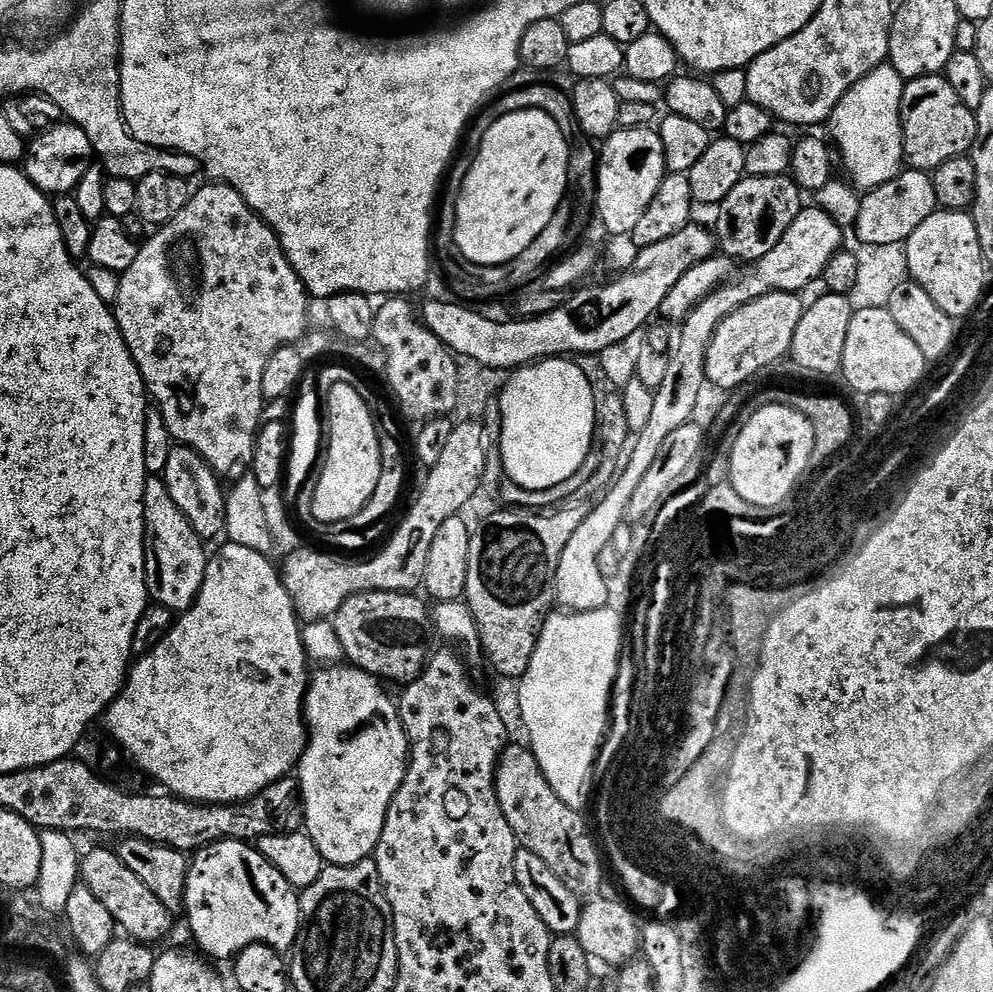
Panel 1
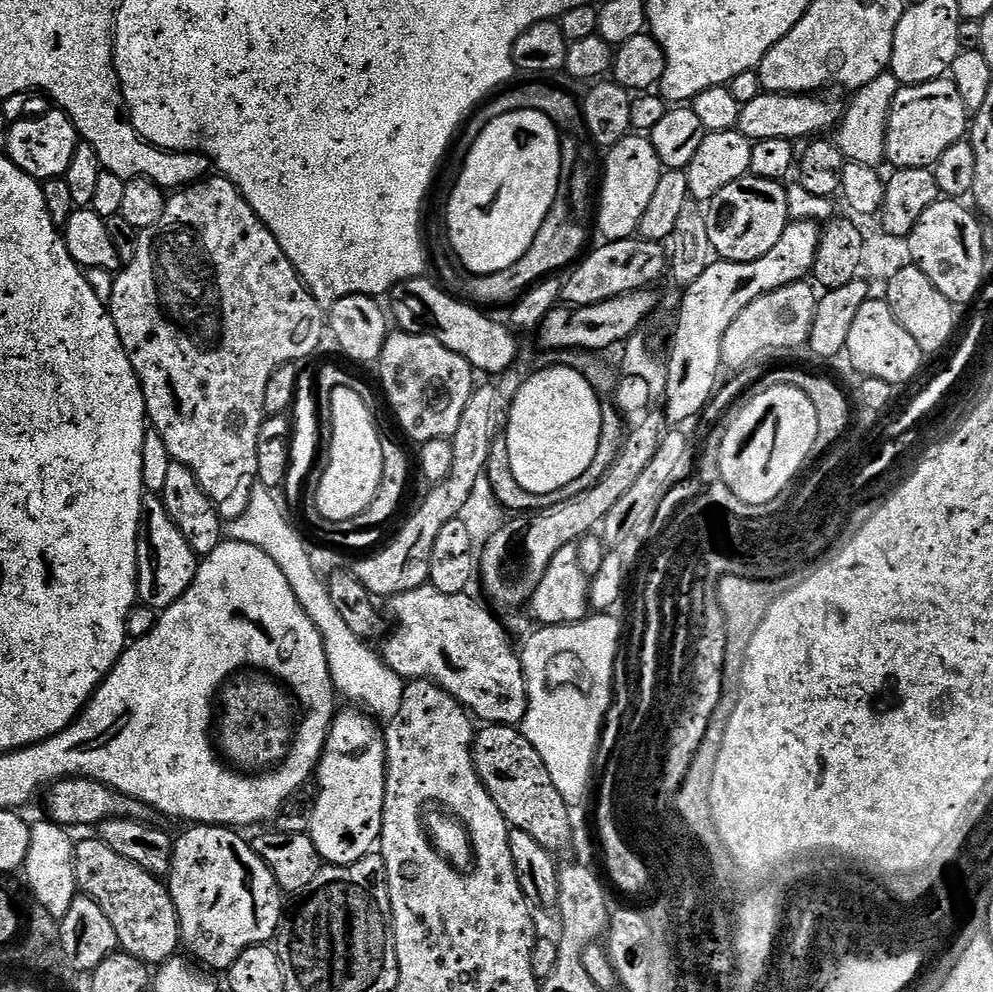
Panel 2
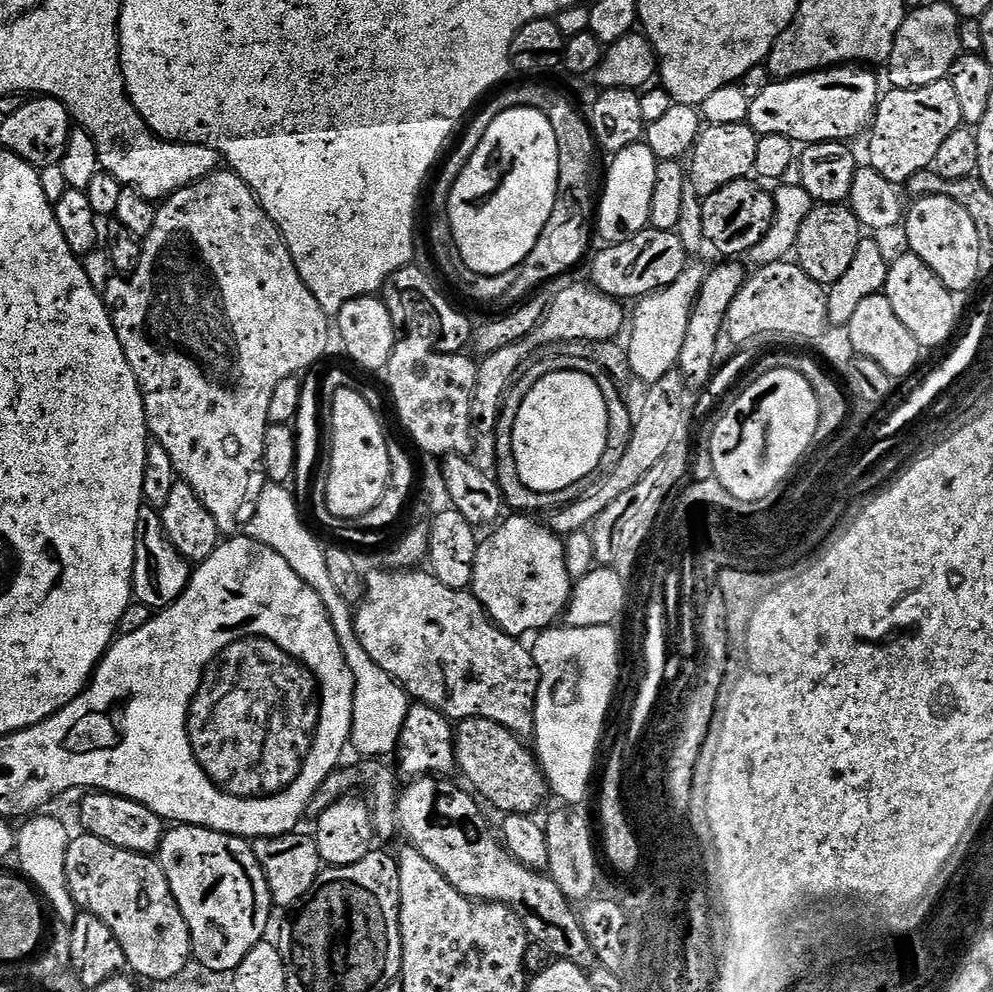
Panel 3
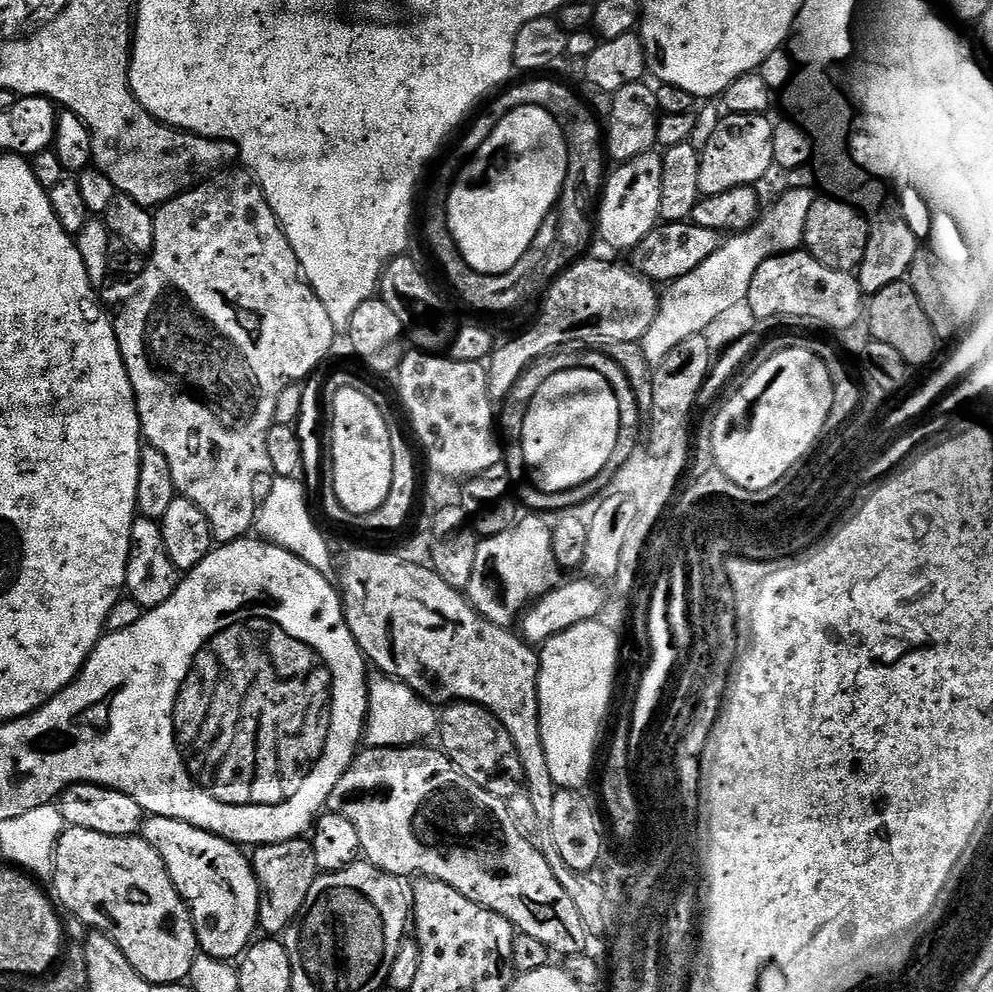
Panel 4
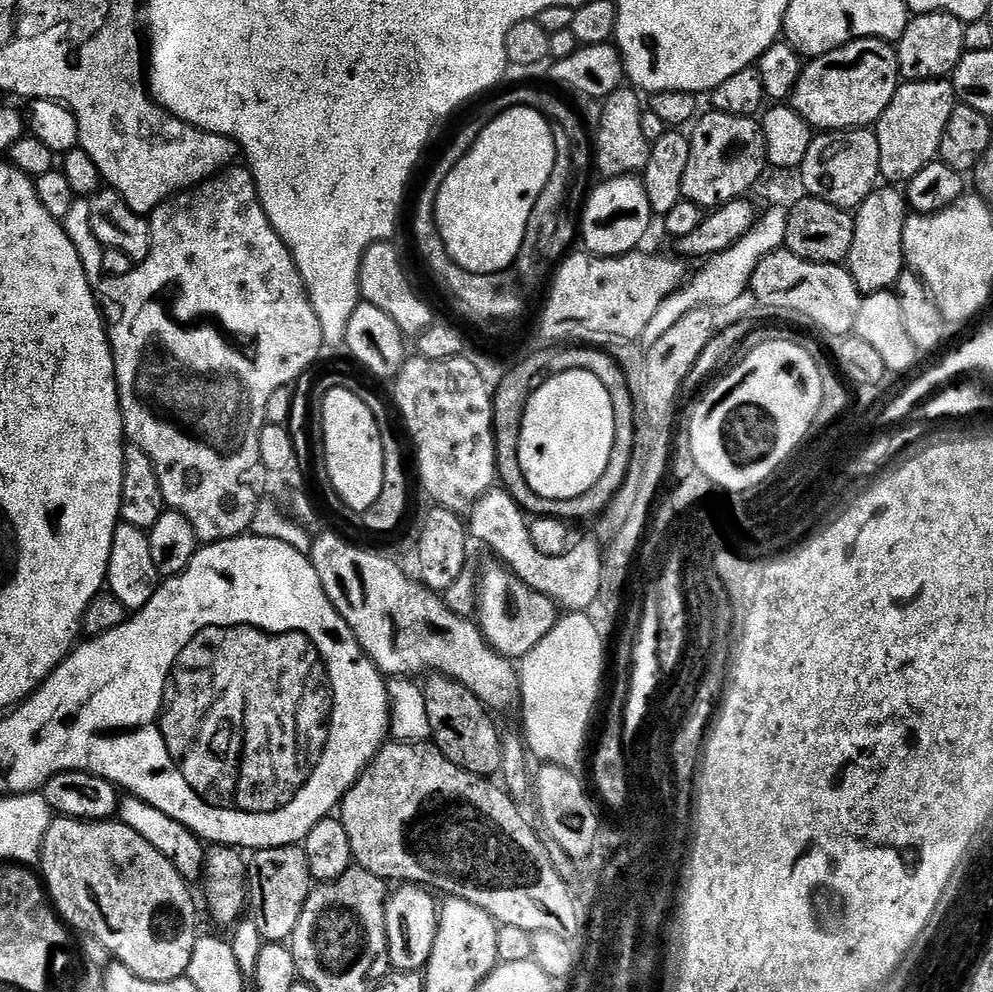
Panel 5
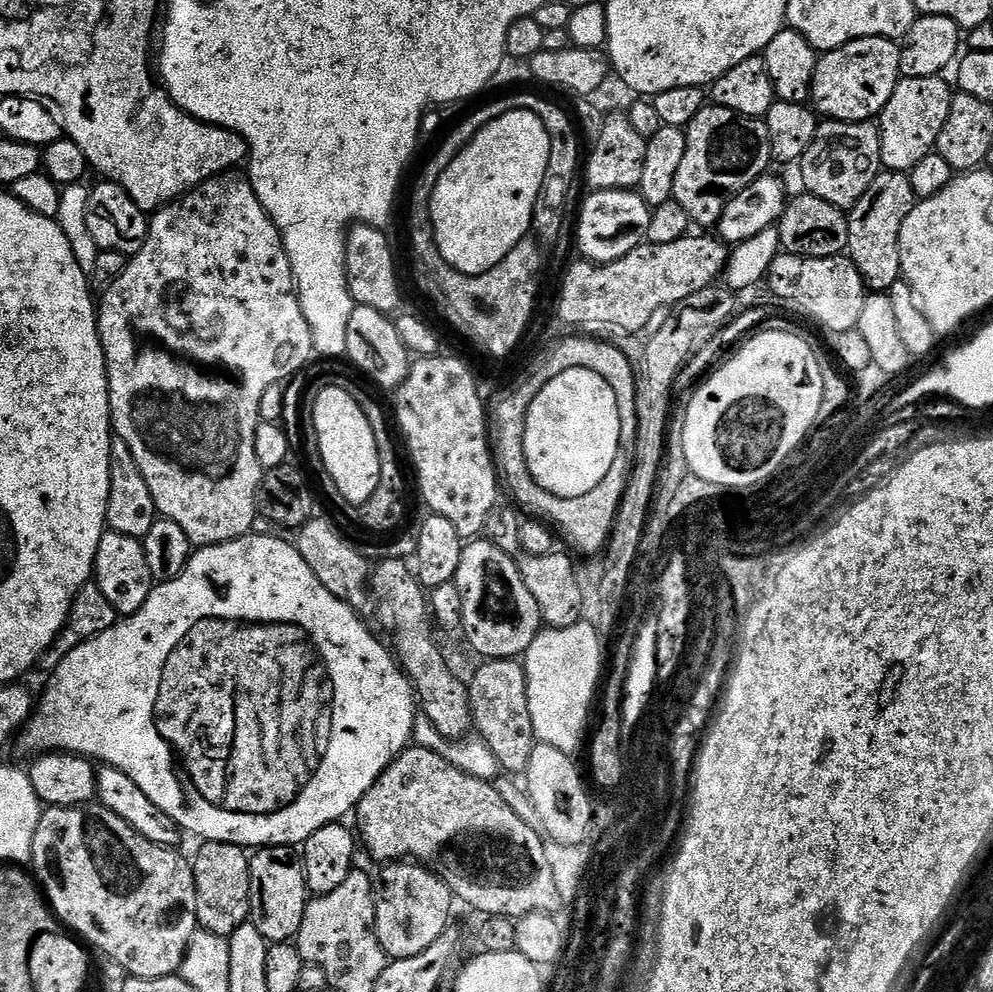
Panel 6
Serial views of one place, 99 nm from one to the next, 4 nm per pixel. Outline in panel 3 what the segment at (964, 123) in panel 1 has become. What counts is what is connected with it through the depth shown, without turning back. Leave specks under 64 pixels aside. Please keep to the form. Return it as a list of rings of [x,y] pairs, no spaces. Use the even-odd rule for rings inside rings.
[[[951,79],[921,88],[892,88],[881,95],[876,106],[876,115],[867,133],[867,163],[891,184],[907,185],[912,175],[935,165],[942,142],[961,124],[962,106],[958,106],[958,94],[954,94]]]

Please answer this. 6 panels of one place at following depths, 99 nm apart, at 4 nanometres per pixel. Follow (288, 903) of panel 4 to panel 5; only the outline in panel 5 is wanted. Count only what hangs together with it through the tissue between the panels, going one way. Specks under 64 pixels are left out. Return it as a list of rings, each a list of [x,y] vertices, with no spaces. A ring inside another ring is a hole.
[[[300,846],[287,848],[262,848],[251,858],[248,868],[250,881],[250,919],[258,926],[265,942],[291,941],[294,930],[298,926],[298,918],[302,918],[302,910],[306,906],[306,898],[314,887],[312,871],[308,865],[308,854]]]

